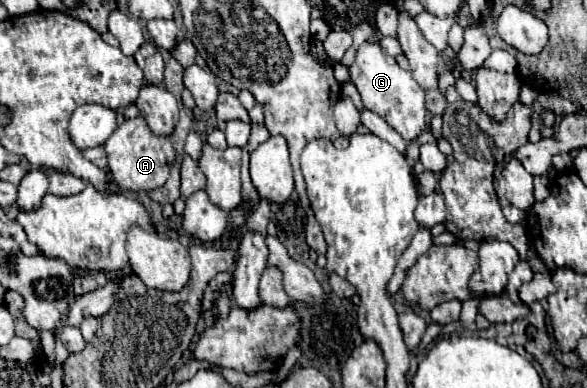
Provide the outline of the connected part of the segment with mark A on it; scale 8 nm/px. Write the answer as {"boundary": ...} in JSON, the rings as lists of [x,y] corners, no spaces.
{"boundary":[[[143,117],[125,119],[105,143],[109,171],[121,189],[151,191],[161,187],[169,177],[169,167],[175,159],[171,137],[157,137],[151,133]]]}

